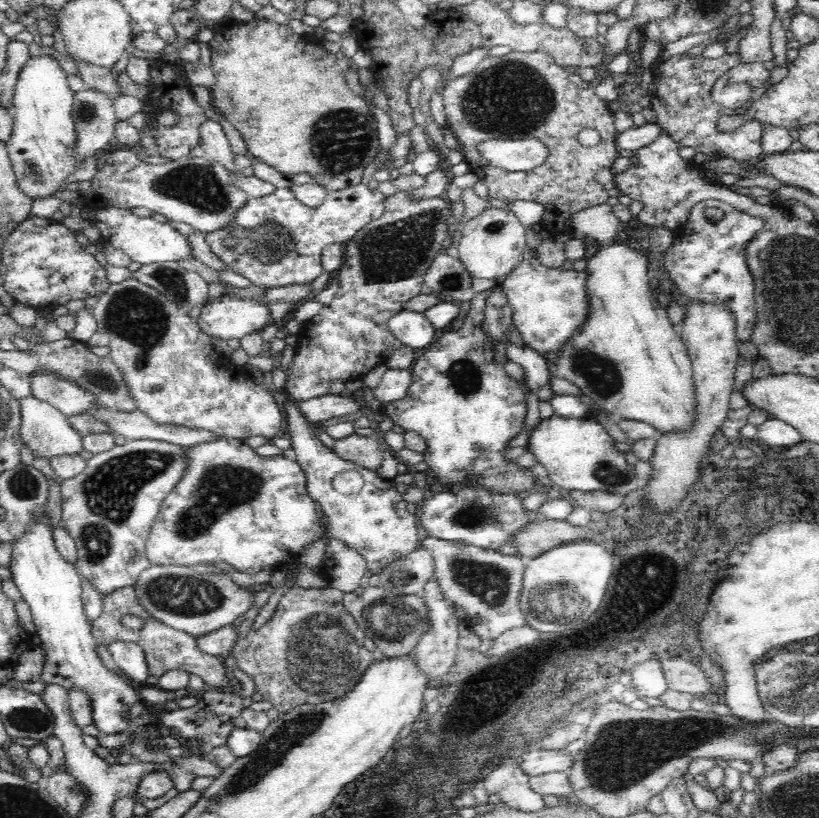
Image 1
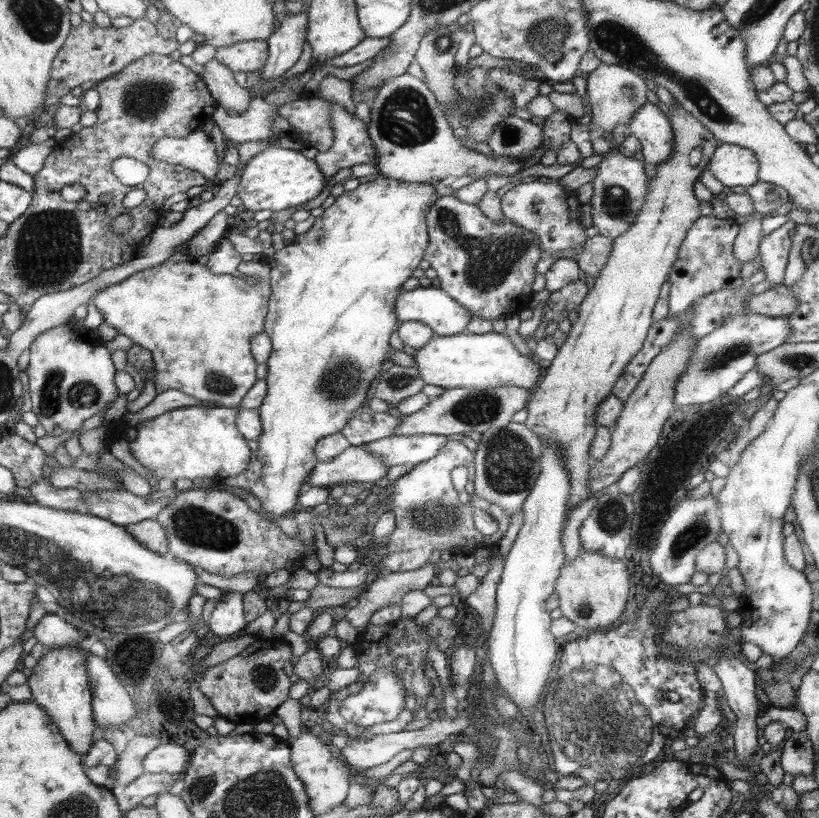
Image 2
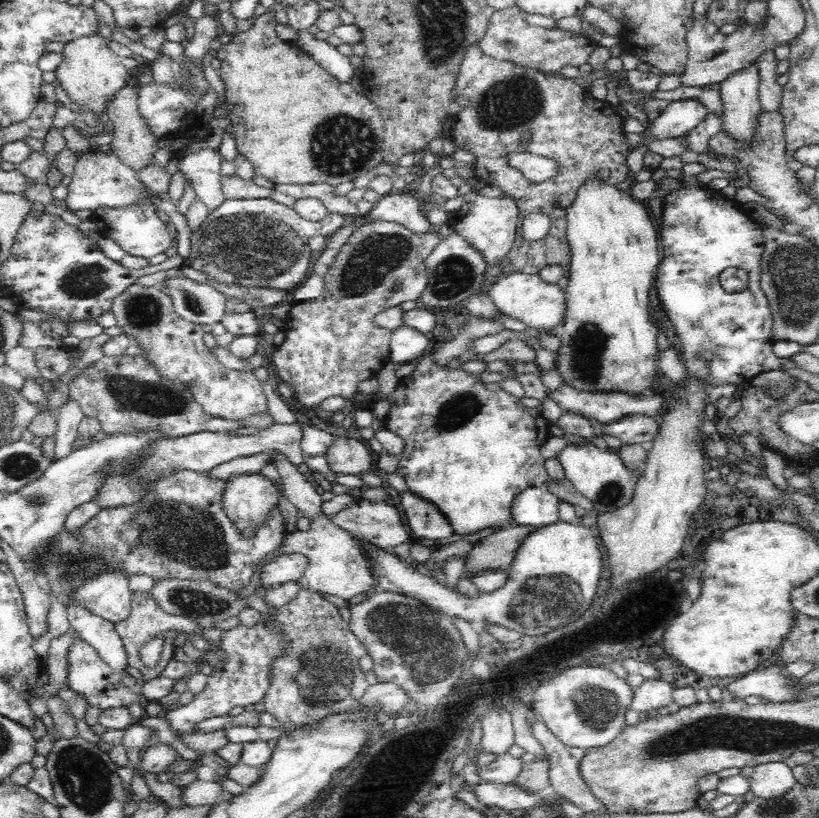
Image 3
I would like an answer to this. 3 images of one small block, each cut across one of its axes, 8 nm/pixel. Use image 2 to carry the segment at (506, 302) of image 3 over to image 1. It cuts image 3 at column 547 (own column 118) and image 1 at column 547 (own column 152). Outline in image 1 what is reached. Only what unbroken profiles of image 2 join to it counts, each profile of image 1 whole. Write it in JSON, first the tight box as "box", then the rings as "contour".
{"box":[497,260,588,353],"contour":[[[523,260],[501,280],[497,288],[507,295],[512,309],[513,325],[520,331],[523,346],[541,353],[560,349],[572,337],[572,328],[584,320],[584,300],[588,300],[584,288],[585,270],[552,268],[539,260]]]}

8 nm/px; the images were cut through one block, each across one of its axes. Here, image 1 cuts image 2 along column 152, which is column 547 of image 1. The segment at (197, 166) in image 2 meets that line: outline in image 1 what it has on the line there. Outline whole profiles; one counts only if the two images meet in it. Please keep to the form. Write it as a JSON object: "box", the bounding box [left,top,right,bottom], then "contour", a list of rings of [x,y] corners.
{"box":[485,137,549,172],"contour":[[[529,137],[493,139],[485,153],[497,168],[510,172],[533,170],[549,156],[548,149],[540,140]]]}

